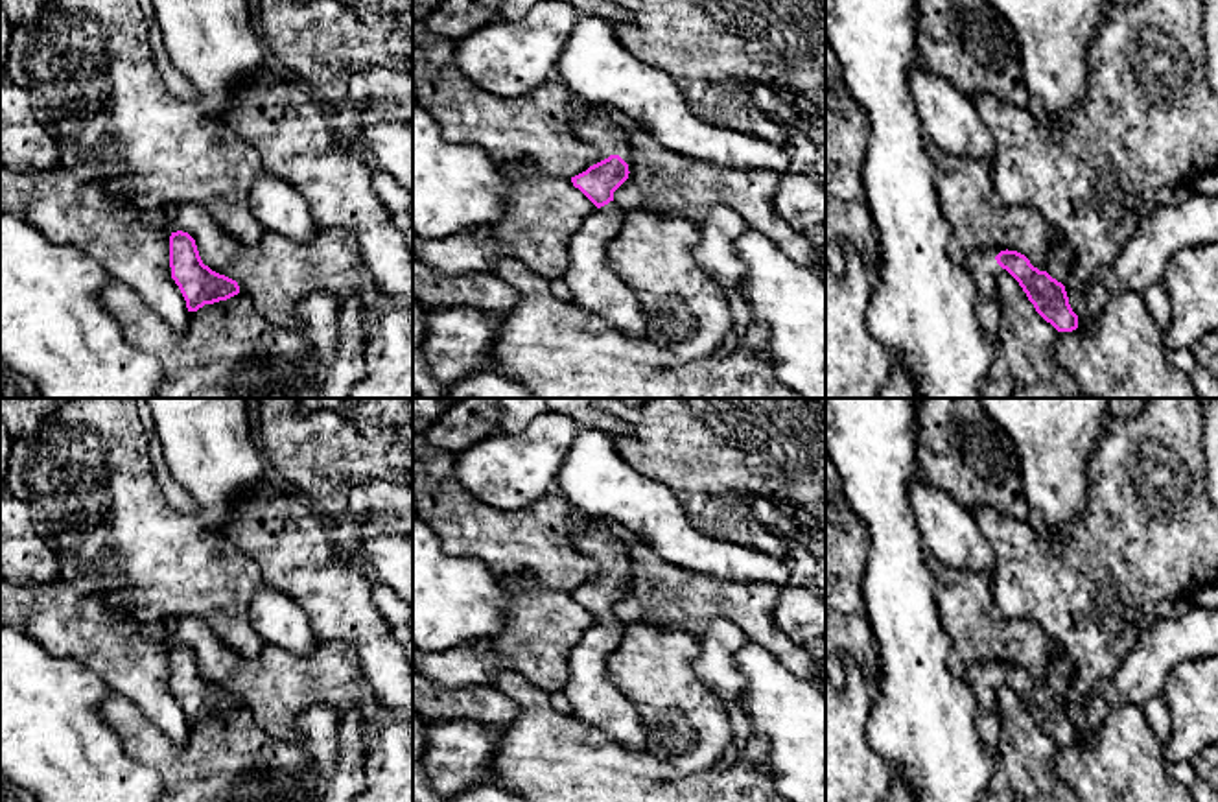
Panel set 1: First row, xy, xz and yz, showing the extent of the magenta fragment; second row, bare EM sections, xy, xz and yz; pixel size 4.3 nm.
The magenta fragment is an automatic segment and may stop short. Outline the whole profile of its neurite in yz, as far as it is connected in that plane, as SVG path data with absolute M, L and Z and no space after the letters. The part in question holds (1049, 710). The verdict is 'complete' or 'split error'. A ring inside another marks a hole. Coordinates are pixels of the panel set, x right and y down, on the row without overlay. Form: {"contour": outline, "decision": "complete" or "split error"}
{"contour": "M1050 656L1045 684L1034 680L1030 673L1017 664L1006 662L997 669L986 664L973 664L967 667L962 680L977 699L977 730L991 756L997 756L1001 736L999 678L1019 695L1036 725L1058 745L1072 745L1078 741L1078 728L1069 717L1063 699L1072 680L1072 666L1069 660Z", "decision": "split error"}

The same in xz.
{"contour": "M575 509L568 514L573 548L610 570L571 590L597 623L571 649L564 695L573 717L601 730L628 750L645 750L647 734L636 706L612 682L608 655L621 643L625 623L614 616L614 605L628 592L621 568L628 560L625 544L606 527L593 527Z", "decision": "split error"}

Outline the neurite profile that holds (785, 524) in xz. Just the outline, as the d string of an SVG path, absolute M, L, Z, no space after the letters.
M748 498L755 518L783 538L802 544L816 560L814 592L826 601L826 531L818 525L787 513L765 498Z

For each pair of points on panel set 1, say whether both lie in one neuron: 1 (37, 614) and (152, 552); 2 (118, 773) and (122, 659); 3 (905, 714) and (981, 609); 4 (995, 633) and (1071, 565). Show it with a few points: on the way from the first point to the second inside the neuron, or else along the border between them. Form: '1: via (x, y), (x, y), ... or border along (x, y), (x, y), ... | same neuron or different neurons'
1: border along (61, 574), (83, 594), (100, 596), (118, 609) | different neurons
2: border along (81, 662), (113, 692) | different neurons
3: border along (936, 609), (951, 642), (948, 668), (960, 679) | different neurons
4: border along (992, 579), (994, 609), (1032, 620), (1049, 642) | different neurons

